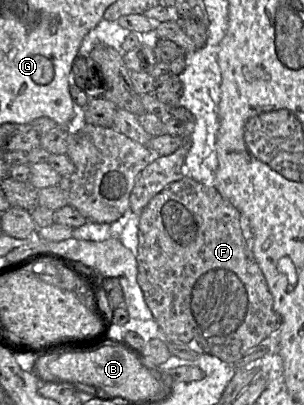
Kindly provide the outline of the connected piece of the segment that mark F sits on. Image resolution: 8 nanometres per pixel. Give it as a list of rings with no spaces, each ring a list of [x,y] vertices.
[[[183,177],[167,185],[142,210],[139,216],[136,255],[138,285],[143,292],[147,306],[153,314],[153,319],[157,322],[168,340],[182,342],[199,354],[209,354],[232,365],[246,355],[248,351],[268,338],[272,332],[278,332],[281,325],[281,318],[274,310],[273,297],[268,289],[266,280],[250,253],[243,236],[240,219],[241,213],[214,186],[208,186],[192,178]]]

